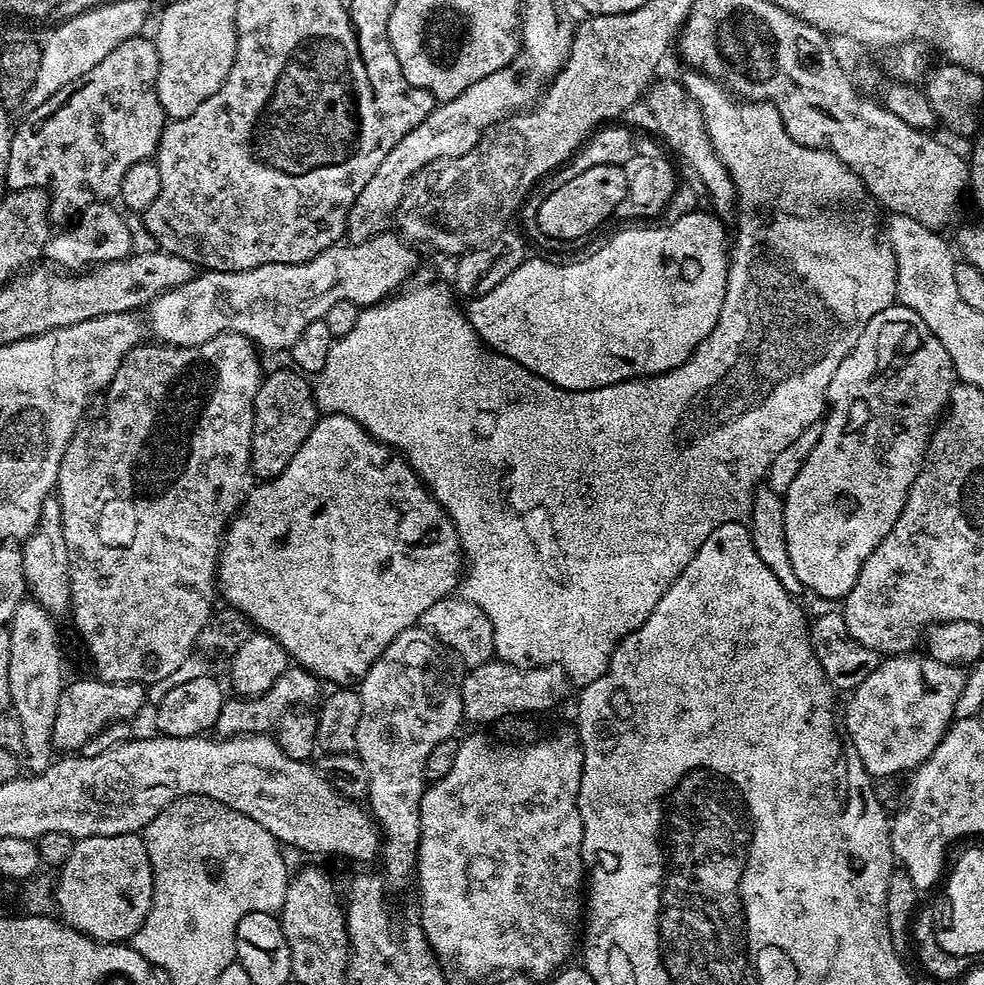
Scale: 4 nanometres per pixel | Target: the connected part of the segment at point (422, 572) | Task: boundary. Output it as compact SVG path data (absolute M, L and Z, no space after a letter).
M335 414L321 415L310 430L306 442L298 446L298 454L290 458L290 466L286 466L286 470L282 470L282 474L278 474L272 480L265 480L255 486L256 489L253 487L245 495L240 511L229 520L220 545L220 563L216 566L219 595L228 603L229 609L248 617L259 631L273 636L299 667L311 672L321 681L329 680L329 685L344 686L351 681L348 680L351 676L365 676L375 660L394 642L394 638L408 628L417 627L424 611L434 606L434 602L453 595L459 585L462 575L462 553L452 519L445 514L444 507L432 497L432 493L424 487L416 471L410 467L403 455L382 441L375 440L365 428L354 422L354 418Z

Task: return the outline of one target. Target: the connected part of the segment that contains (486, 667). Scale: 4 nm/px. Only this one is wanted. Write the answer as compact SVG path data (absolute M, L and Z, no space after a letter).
M490 659L482 666L467 669L460 680L461 710L463 719L472 723L472 726L484 726L480 724L492 724L495 720L504 720L507 716L520 716L523 712L544 712L555 704L560 704L568 696L570 681L556 664L537 664L526 668L519 668L516 664L505 664L498 659Z

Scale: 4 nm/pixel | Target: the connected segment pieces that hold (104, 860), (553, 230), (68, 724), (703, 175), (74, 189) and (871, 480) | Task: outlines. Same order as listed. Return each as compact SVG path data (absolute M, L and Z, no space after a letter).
M126 835L86 836L76 840L70 858L58 870L60 885L54 888L54 908L59 919L94 940L104 943L129 941L149 914L153 902L153 872L143 837Z
M621 165L590 166L590 170L582 170L582 174L570 178L570 182L562 182L562 186L558 186L558 190L554 190L554 194L542 202L535 227L552 240L580 240L590 235L599 224L613 219L625 198L626 174Z
M99 678L65 683L58 698L58 710L54 719L52 747L64 754L76 754L88 739L103 731L112 721L129 721L144 705L145 685L111 684Z
M681 81L680 83L655 83L647 91L647 100L652 118L665 142L682 156L700 180L699 185L703 191L706 190L713 199L710 205L713 213L719 216L723 223L733 223L739 201L736 184L728 167L713 150L713 144L709 140L709 134L704 125L704 115L701 114L700 104L689 95L687 87Z
M137 34L130 37L129 40L124 40L122 46L114 46L114 50L110 50L110 54L106 54L106 58L102 58L102 62L98 62L98 66L94 66L92 70L82 74L76 81L72 81L69 85L58 90L56 94L37 108L31 109L27 113L29 116L20 125L15 125L10 142L10 158L6 162L6 185L13 192L21 192L27 188L44 189L50 201L50 216L53 221L71 221L73 217L89 208L91 204L108 202L119 197L120 187L126 172L135 164L151 161L155 157L156 148L160 145L160 132L165 126L166 117L162 110L162 102L158 102L158 90L156 89L158 66L160 65L156 41L149 37L147 40L146 37L147 35Z
M897 302L891 304L886 310L874 314L874 318L870 318L870 322L866 322L866 330L862 330L854 350L850 350L850 354L846 354L846 358L842 358L838 370L834 370L834 378L830 378L826 397L826 415L821 423L821 438L819 438L818 444L810 450L809 457L803 462L802 468L798 470L797 477L786 485L786 491L782 496L789 562L793 566L794 574L797 575L802 588L811 595L843 601L850 586L854 586L854 578L858 578L858 570L862 566L862 562L866 562L866 558L870 558L874 546L878 546L878 542L882 542L882 538L886 538L886 534L890 534L890 526L894 526L894 522L898 522L898 514L902 514L902 506L906 506L910 486L914 486L914 478L918 478L920 467L924 465L928 441L932 438L938 417L947 409L952 388L957 383L958 377L952 365L950 354L946 354L946 346L942 346L942 342L938 342L938 338L934 338L934 330L930 330L930 326L926 326L926 322L922 322L922 318L918 318L918 314L914 314L914 310Z

